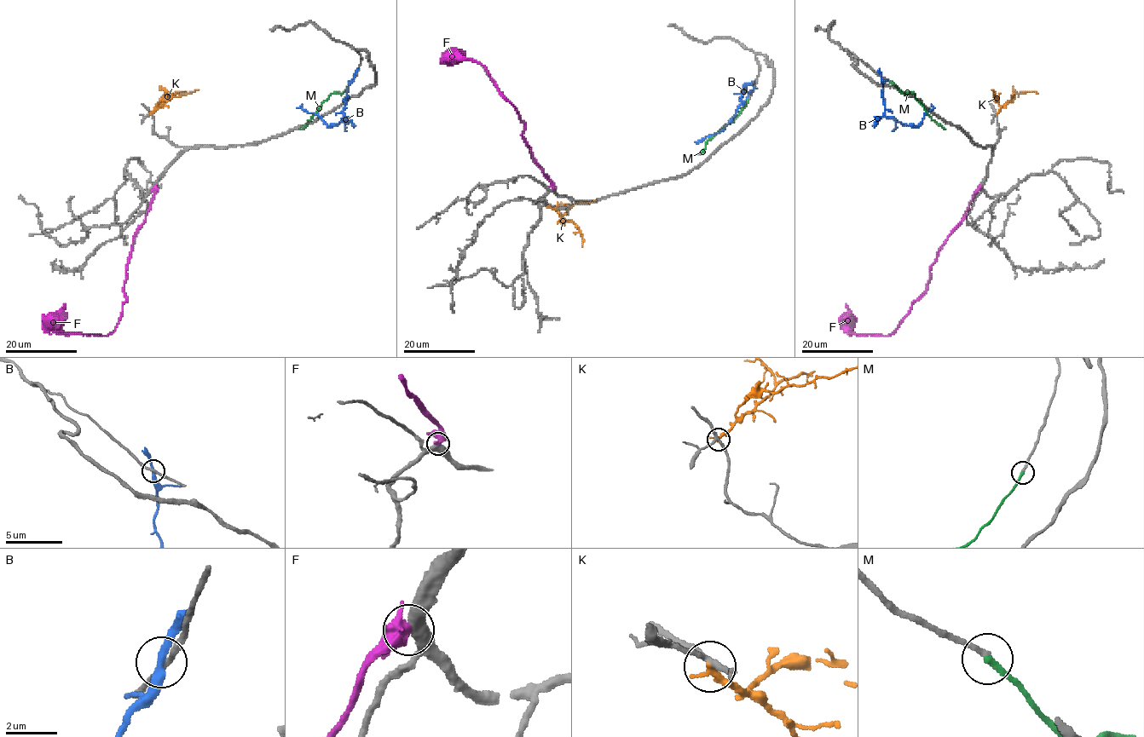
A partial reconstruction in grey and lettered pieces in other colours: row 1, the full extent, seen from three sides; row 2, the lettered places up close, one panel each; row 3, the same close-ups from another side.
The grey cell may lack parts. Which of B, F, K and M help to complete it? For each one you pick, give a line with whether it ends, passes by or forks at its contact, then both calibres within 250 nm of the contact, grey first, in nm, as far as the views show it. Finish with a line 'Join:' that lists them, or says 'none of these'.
M: It ends there. Thickness 220 nm (grey) against 260 nm
Join: M

